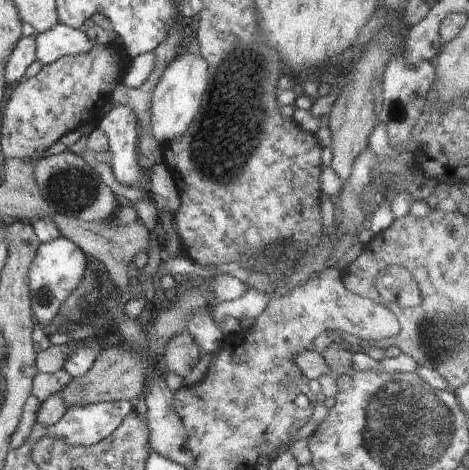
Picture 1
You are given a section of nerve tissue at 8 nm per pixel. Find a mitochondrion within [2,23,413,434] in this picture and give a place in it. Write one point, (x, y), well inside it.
(215, 156)

